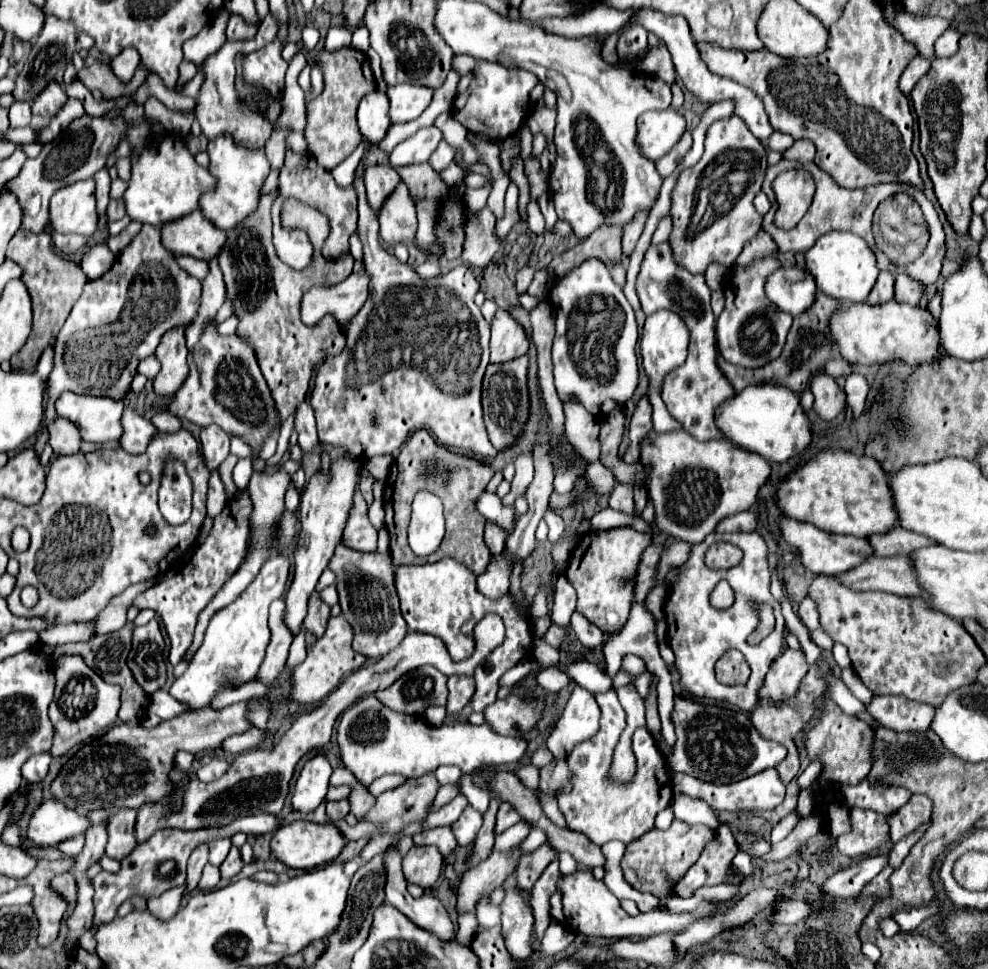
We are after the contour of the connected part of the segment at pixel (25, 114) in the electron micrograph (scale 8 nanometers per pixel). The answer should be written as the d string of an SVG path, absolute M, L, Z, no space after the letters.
M17 101L9 107L10 128L29 126L32 118L31 105Z

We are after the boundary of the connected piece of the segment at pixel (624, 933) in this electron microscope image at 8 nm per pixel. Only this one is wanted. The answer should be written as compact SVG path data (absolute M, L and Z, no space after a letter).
M578 870L574 874L566 874L560 882L558 888L562 890L562 906L564 906L564 918L566 922L572 922L570 926L584 934L584 936L592 936L592 938L612 938L612 940L624 940L624 938L646 938L646 936L654 936L654 934L662 934L662 932L682 932L686 930L694 920L702 918L702 916L710 916L718 910L720 902L714 900L706 900L702 902L694 912L690 914L668 914L668 912L660 912L660 910L652 910L648 914L640 914L640 916L628 916L622 908L618 898L606 888L606 884L602 880L596 880L592 876L590 870Z

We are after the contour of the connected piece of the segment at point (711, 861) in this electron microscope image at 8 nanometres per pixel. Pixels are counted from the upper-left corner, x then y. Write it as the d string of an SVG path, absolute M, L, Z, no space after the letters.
M718 826L714 840L706 846L700 860L686 872L682 882L674 888L676 896L688 898L704 884L722 884L732 858L738 852L738 844L728 826Z

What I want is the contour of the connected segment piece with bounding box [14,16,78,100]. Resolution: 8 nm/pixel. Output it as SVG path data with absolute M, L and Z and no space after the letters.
M46 16L44 28L42 28L36 44L32 46L22 72L16 78L16 88L14 88L16 100L32 100L48 82L52 82L56 78L56 74L72 62L72 56L76 52L76 42L78 42L78 30L76 30L76 26L72 26L72 22L64 22L60 18Z

